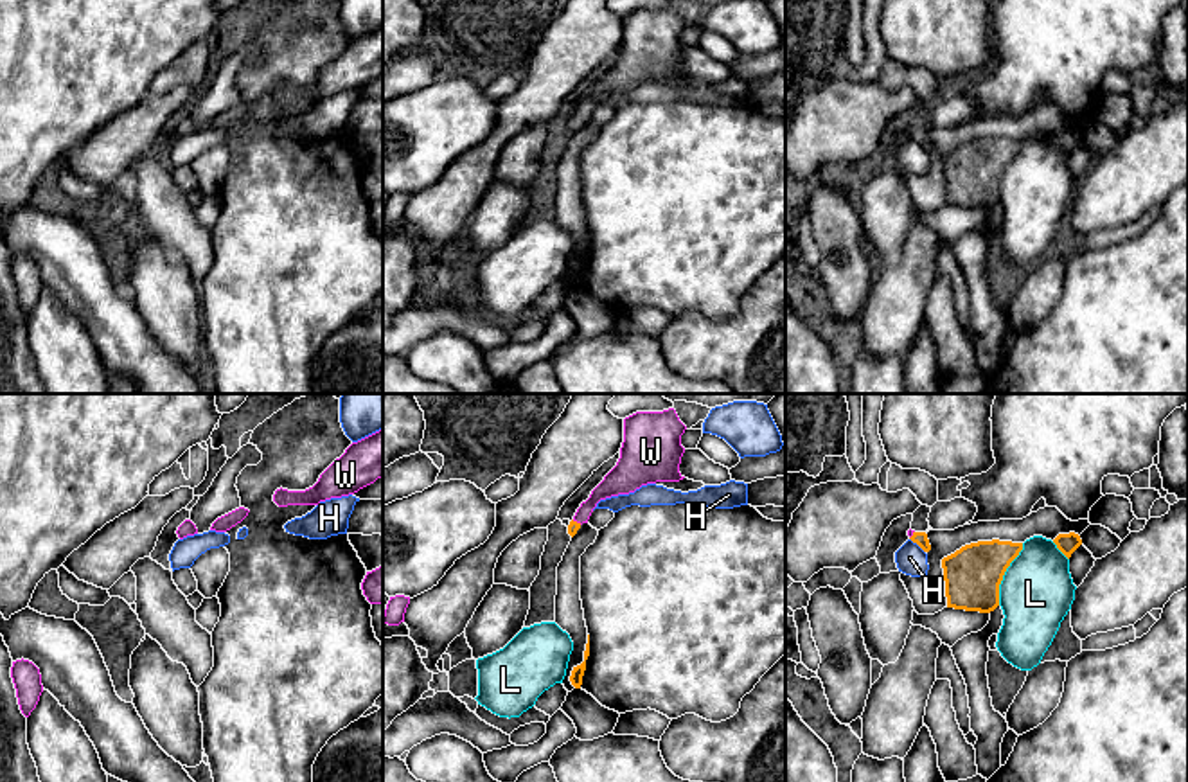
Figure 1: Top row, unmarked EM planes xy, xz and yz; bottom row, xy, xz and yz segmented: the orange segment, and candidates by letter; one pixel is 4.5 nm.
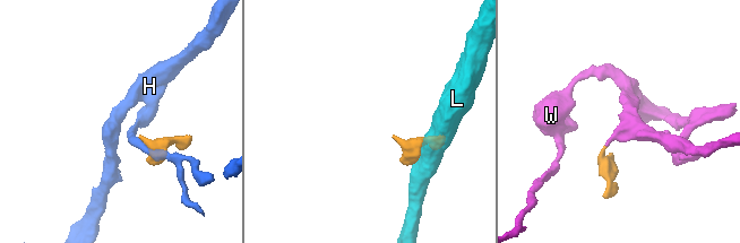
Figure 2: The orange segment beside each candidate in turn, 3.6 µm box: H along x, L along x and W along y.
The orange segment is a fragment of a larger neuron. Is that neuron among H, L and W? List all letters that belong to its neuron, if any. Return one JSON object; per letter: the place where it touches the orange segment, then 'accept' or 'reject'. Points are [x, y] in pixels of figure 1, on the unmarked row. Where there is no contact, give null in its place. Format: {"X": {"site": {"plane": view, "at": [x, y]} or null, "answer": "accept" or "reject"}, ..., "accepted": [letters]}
{"H": {"site": {"plane": "yz", "at": [917, 141]}, "answer": "reject"}, "L": {"site": {"plane": "yz", "at": [1003, 171]}, "answer": "reject"}, "W": {"site": {"plane": "xz", "at": [576, 119]}, "answer": "accept"}, "accepted": ["W"]}

